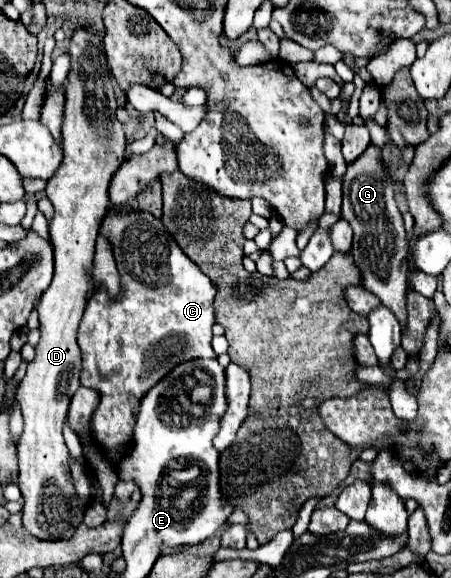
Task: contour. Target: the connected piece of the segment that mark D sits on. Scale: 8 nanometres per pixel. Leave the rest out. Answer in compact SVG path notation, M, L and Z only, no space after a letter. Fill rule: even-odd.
M76 29L70 41L72 69L66 85L64 107L64 161L48 181L46 195L54 205L48 231L54 247L54 279L38 305L40 341L36 361L28 364L26 377L16 392L24 426L20 437L20 491L24 497L24 527L36 539L66 539L82 523L76 491L68 469L68 449L62 437L62 423L76 389L80 387L82 355L76 343L78 323L86 309L88 291L94 287L90 269L94 265L96 237L108 213L108 187L114 173L124 163L126 133L116 119L116 97L108 77L100 37L90 29ZM54 301L54 305L46 303Z

